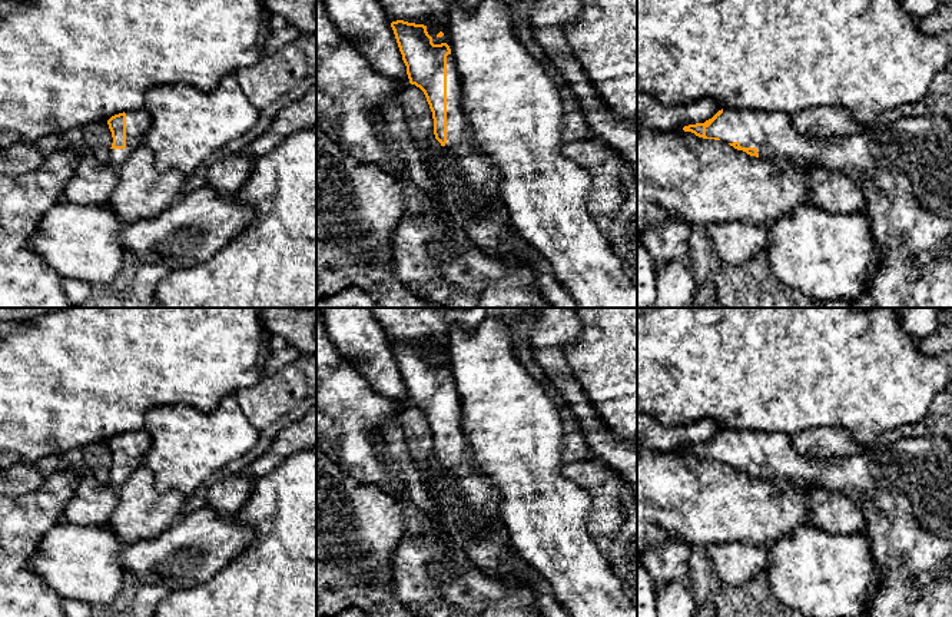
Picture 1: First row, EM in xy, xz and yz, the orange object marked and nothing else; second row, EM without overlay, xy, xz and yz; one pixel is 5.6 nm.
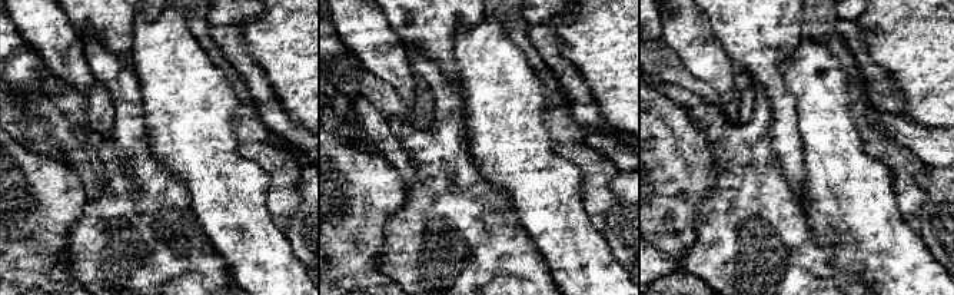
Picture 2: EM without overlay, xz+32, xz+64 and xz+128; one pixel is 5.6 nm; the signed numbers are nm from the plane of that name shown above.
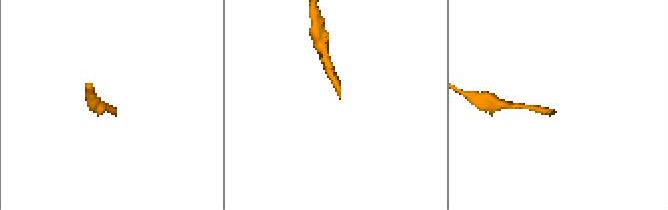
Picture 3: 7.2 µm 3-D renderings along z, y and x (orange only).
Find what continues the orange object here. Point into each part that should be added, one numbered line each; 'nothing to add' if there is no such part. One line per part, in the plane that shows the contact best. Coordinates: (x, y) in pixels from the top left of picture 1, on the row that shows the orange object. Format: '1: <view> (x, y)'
1: xz (474, 169)

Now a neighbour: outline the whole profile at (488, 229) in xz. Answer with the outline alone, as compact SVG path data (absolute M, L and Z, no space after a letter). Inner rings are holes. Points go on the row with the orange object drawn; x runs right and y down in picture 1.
M409 83L399 99L414 142L422 146L451 215L465 228L470 238L488 253L528 263L535 272L535 288L553 308L578 308L555 281L550 263L508 226L504 205L491 203L482 212L467 205L467 190L458 178L455 157L451 152L442 152L435 139L432 112L424 92Z

